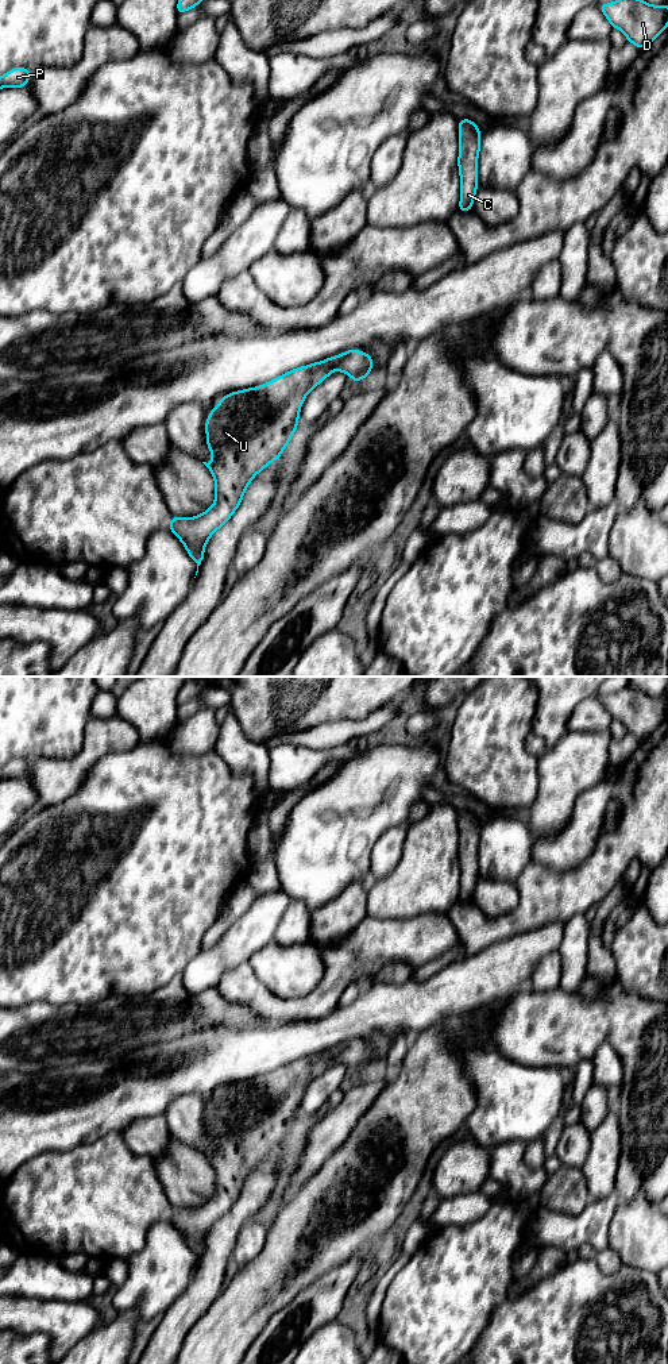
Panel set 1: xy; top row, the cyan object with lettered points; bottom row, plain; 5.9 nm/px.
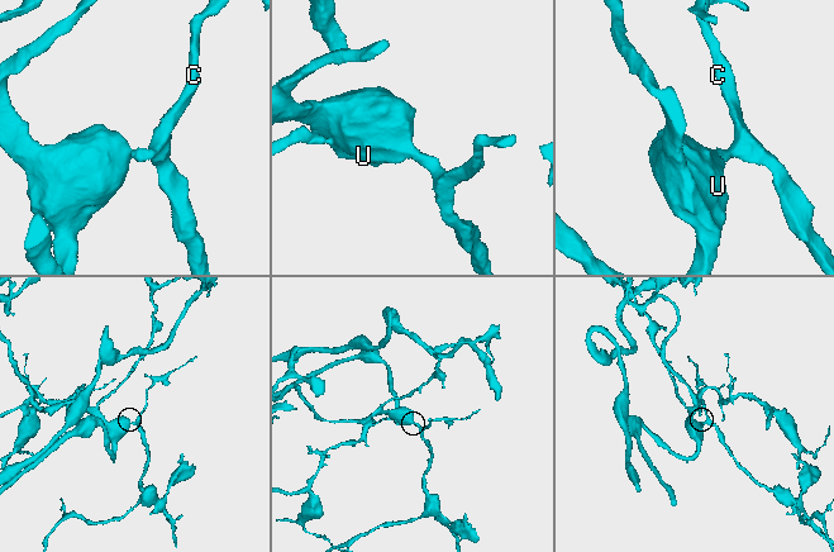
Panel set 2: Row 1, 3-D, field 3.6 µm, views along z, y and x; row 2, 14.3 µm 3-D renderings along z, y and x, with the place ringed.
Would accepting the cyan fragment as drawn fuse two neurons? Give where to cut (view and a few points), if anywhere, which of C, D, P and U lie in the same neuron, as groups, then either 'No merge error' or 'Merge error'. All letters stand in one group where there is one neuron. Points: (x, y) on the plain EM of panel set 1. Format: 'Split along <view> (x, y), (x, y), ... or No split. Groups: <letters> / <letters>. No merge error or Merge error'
No split. Groups: C D P U. No merge error

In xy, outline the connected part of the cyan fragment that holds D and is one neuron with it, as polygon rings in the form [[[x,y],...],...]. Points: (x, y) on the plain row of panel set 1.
[[[637,689],[622,690],[599,697],[613,720],[621,721],[626,731],[640,741],[655,732],[668,718],[668,698],[650,697]]]

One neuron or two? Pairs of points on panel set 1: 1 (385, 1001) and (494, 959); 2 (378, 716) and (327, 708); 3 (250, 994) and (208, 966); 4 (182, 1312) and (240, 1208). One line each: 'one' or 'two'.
1: one
2: two
3: two
4: one

